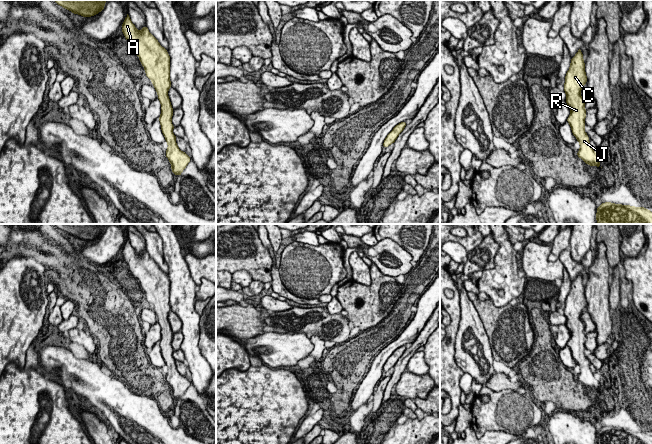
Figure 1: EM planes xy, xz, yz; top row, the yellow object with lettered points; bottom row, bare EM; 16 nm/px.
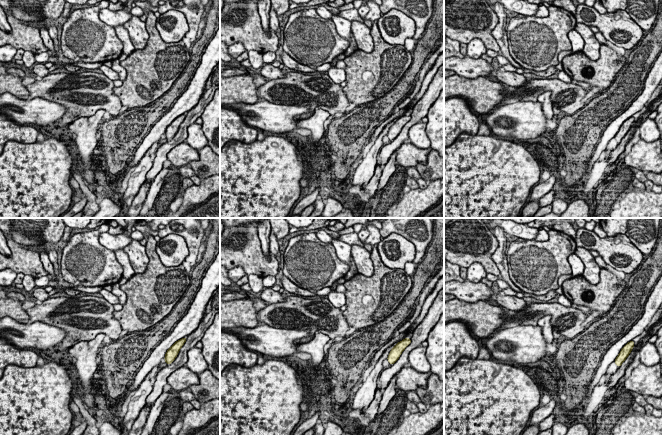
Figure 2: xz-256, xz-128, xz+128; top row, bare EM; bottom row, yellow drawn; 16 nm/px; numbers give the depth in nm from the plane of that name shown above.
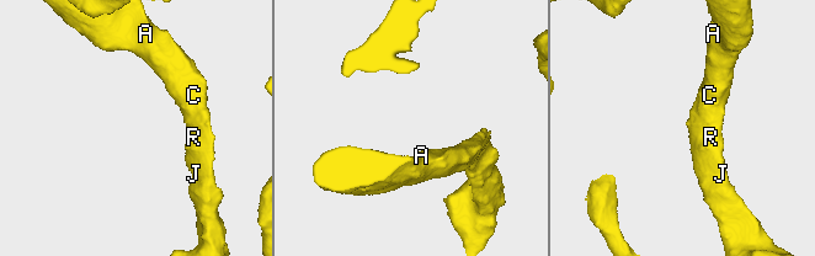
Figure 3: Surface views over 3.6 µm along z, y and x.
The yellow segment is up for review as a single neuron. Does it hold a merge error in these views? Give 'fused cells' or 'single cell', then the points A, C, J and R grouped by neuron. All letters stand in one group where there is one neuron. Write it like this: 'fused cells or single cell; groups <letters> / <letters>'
single cell; groups A C J R

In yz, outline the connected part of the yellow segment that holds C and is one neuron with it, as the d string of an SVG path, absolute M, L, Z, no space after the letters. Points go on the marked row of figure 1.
M579 49L576 55L571 58L570 68L565 76L564 91L567 95L565 101L571 110L567 122L571 126L572 133L580 143L577 156L586 164L599 168L601 167L600 160L596 152L591 148L589 137L584 131L586 109L584 107L585 101L580 95L582 86L587 83L584 66L583 54Z

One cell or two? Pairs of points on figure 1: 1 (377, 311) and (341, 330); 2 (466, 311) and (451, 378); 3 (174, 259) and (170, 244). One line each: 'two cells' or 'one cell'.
1: two cells
2: two cells
3: one cell

